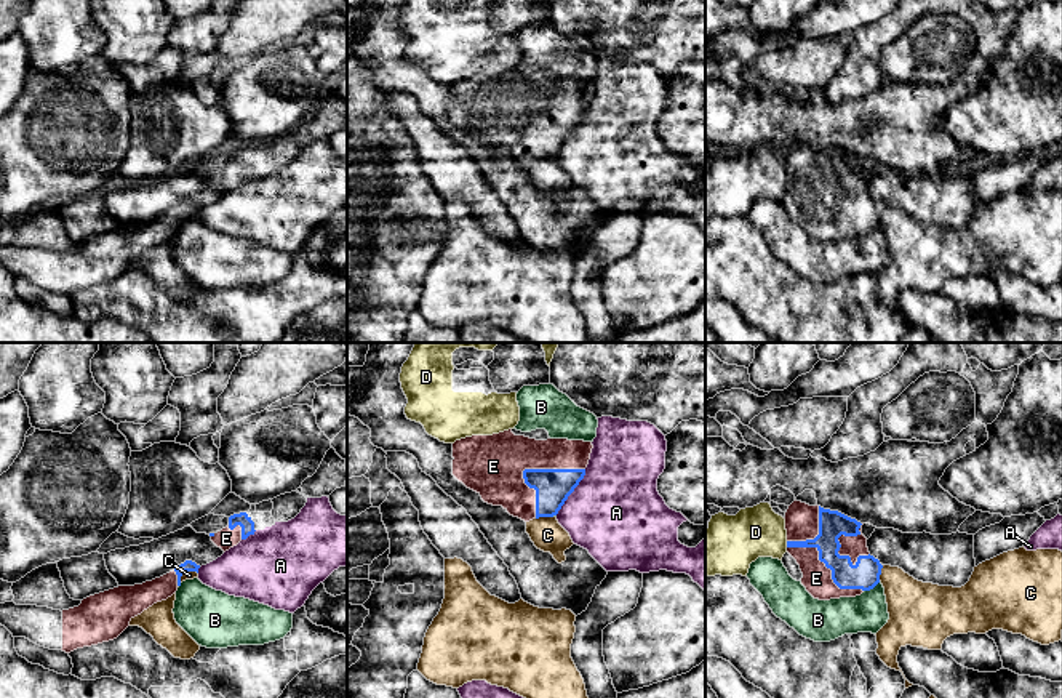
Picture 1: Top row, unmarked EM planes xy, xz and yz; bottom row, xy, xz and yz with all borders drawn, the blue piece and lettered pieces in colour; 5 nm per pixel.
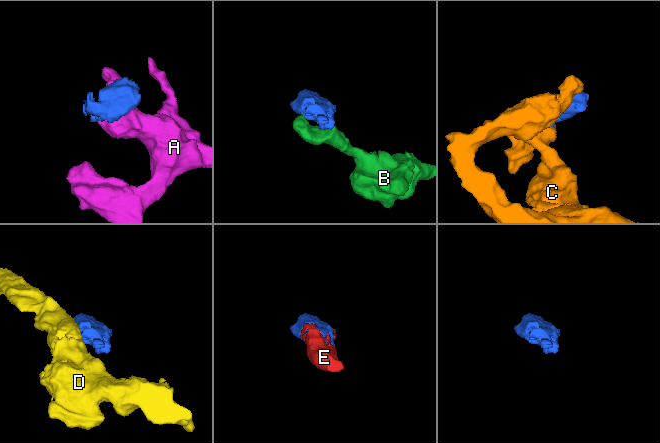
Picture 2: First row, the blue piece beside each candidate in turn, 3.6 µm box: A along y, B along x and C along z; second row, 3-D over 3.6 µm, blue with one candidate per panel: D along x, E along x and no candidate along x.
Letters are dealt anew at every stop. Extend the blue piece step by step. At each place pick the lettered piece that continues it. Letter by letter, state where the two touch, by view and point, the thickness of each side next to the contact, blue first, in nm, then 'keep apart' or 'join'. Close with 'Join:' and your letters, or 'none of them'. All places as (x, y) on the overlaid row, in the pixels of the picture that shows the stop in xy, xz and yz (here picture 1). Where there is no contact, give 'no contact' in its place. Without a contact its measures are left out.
A: meets blue in xz at (573, 490); 180 nm thick on the blue side, 480 nm on the other; keep apart
B: meets blue in yz at (872, 588); 150 nm thick on the blue side, 190 nm on the other; keep apart
C: meets blue in xz at (544, 516); 180 nm thick on the blue side, 160 nm on the other; keep apart
D: meets blue in yz at (787, 545); 140 nm thick on the blue side, 260 nm on the other; keep apart
E: meets blue in xz at (530, 469); 180 nm thick on the blue side, 300 nm on the other; join
Join: E

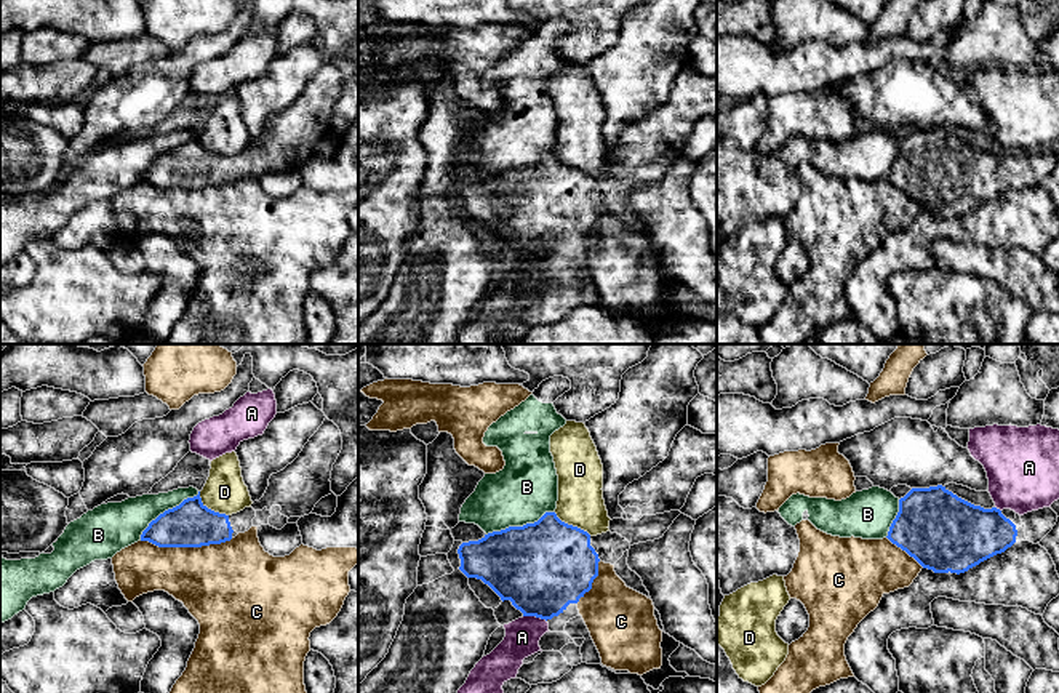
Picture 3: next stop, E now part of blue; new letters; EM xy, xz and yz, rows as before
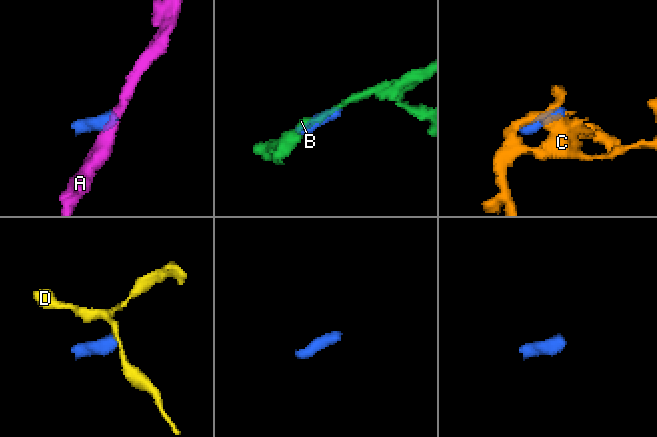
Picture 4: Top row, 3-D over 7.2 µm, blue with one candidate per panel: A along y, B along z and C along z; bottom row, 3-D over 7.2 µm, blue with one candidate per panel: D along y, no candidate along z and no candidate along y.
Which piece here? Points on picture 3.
A: meets blue in xz at (535, 615); 460 nm thick on the blue side, 180 nm on the other; keep apart
B: meets blue in xy at (165, 511); 240 nm thick on the blue side, 220 nm on the other; keep apart
C: meets blue in xy at (186, 546); 240 nm thick on the blue side, 400 nm on the other; keep apart
D: meets blue in xy at (210, 509); 240 nm thick on the blue side, 220 nm on the other; keep apart
Join: none of them

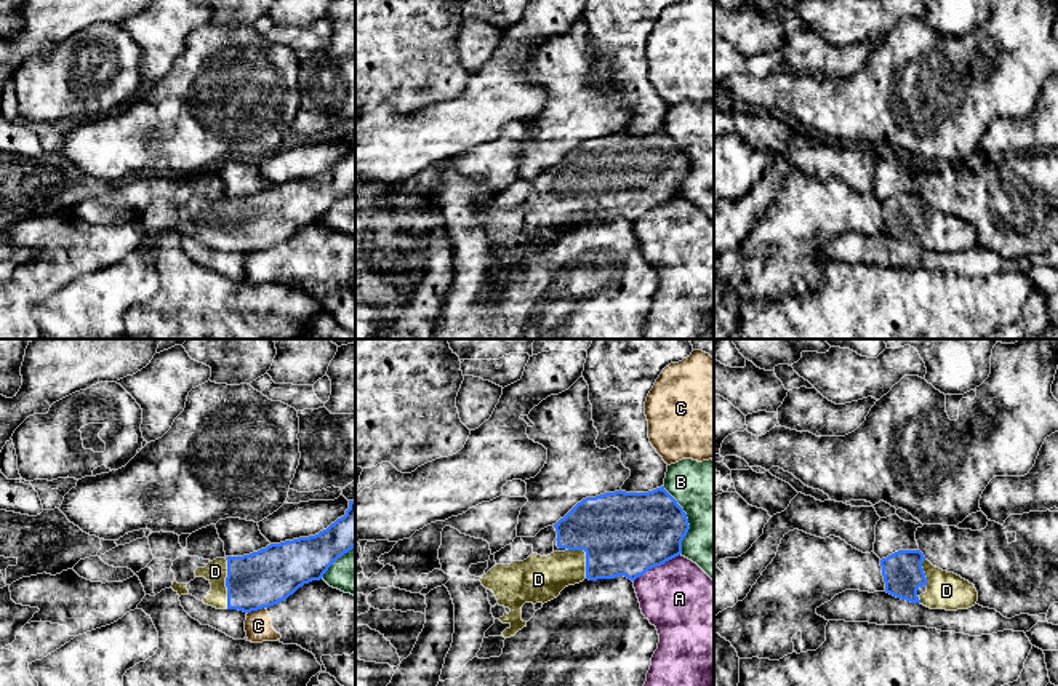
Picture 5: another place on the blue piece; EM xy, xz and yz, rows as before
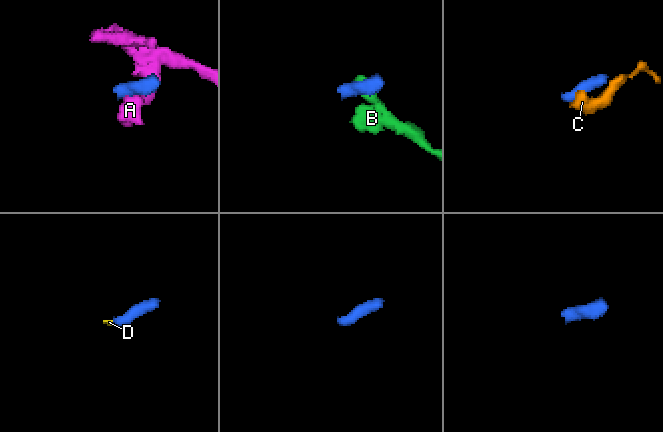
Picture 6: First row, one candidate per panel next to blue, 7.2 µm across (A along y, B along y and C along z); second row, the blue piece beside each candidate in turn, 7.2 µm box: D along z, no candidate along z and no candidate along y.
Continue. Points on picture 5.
A: meets blue in xz at (655, 565); 420 nm thick on the blue side, 380 nm on the other; keep apart
B: meets blue in xz at (687, 520); 380 nm thick on the blue side, 340 nm on the other; keep apart
C: meets blue in xy at (256, 610); 280 nm thick on the blue side, 140 nm on the other; keep apart
D: meets blue in xy at (226, 584); 280 nm thick on the blue side, 110 nm on the other; join
Join: D

